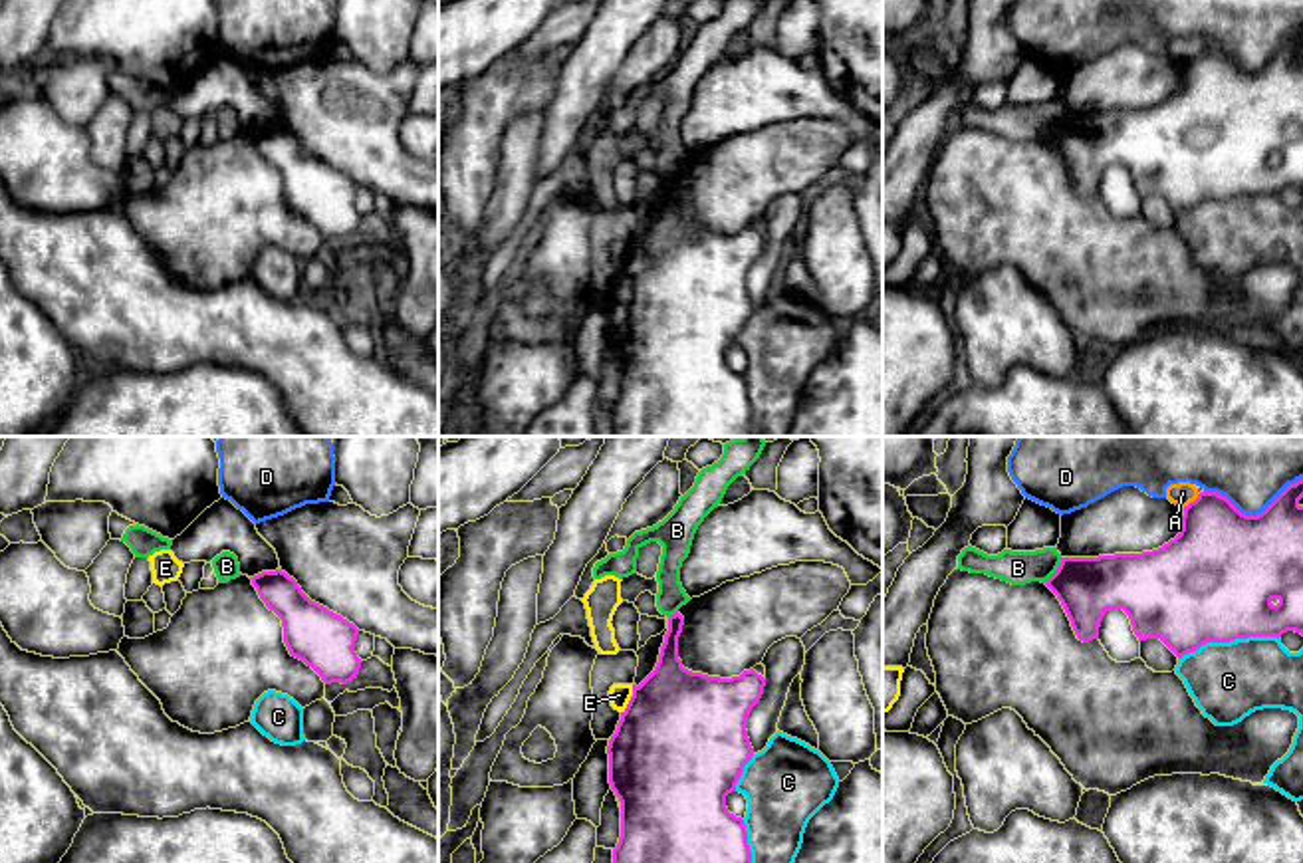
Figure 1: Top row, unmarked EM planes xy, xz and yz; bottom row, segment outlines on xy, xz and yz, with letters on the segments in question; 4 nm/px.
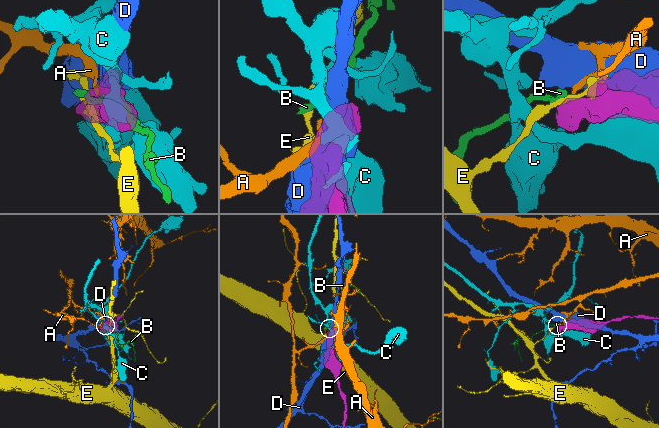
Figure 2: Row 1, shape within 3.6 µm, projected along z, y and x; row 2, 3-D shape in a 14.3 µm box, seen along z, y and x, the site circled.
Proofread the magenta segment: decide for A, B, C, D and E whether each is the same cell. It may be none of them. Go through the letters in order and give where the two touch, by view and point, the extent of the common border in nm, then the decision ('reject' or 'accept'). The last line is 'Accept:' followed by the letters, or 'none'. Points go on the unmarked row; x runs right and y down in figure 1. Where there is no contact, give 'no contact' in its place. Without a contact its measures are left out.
A: contact yz (1190, 58); length 80 nm; reject
B: contact yz (1058, 125); length 130 nm; reject
C: contact yz (1228, 197); length 420 nm; reject
D: contact yz (1252, 72); length 400 nm; reject
E: contact xz (631, 254); length 130 nm; reject
Accept: none

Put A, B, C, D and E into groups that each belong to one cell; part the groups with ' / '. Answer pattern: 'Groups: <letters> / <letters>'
Groups: A / B / C / D / E

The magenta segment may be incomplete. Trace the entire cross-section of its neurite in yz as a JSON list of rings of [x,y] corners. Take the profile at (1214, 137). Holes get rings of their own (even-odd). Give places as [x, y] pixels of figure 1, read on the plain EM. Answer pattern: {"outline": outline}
{"outline": [[[1303,34],[1289,40],[1261,69],[1242,69],[1226,52],[1200,48],[1184,62],[1180,89],[1158,105],[1099,113],[1061,113],[1045,141],[1061,157],[1079,196],[1099,194],[1107,167],[1123,165],[1138,196],[1160,194],[1178,214],[1206,198],[1230,198],[1247,192],[1303,190]]]}

